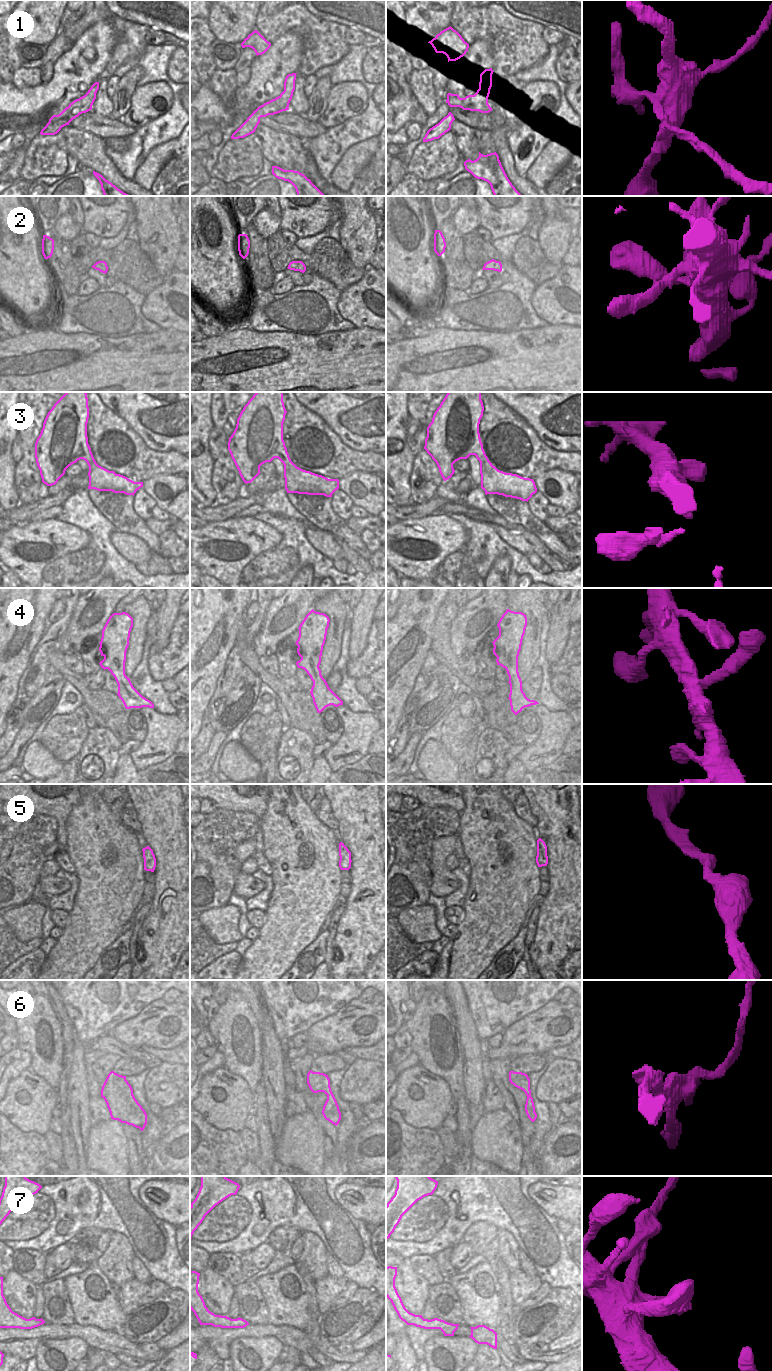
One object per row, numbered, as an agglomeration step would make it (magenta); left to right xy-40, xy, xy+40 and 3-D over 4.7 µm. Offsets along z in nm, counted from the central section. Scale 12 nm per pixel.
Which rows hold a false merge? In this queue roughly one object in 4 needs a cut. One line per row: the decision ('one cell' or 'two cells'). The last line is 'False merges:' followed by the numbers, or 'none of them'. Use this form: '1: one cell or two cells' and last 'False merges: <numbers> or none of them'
1: two cells
2: one cell
3: one cell
4: one cell
5: one cell
6: two cells
7: one cell
False merges: 1, 6

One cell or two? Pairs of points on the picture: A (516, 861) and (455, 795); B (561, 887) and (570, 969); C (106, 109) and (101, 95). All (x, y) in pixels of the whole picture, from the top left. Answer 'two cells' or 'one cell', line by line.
A: two cells
B: two cells
C: one cell

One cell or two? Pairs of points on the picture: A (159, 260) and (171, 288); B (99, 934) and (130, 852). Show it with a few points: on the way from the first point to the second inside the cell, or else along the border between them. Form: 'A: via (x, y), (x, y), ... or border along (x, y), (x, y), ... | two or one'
A: border along (174, 269), (165, 278) | two
B: via (99, 914), (111, 886), (111, 872) | one

